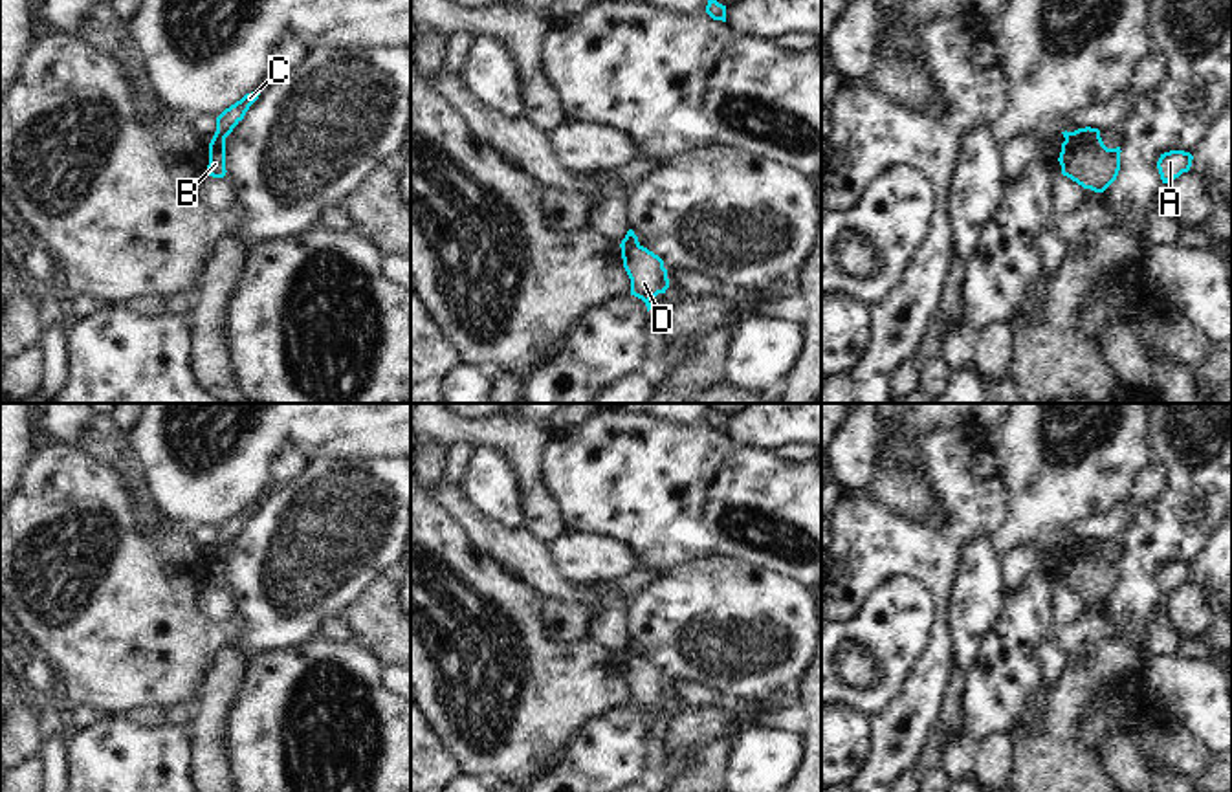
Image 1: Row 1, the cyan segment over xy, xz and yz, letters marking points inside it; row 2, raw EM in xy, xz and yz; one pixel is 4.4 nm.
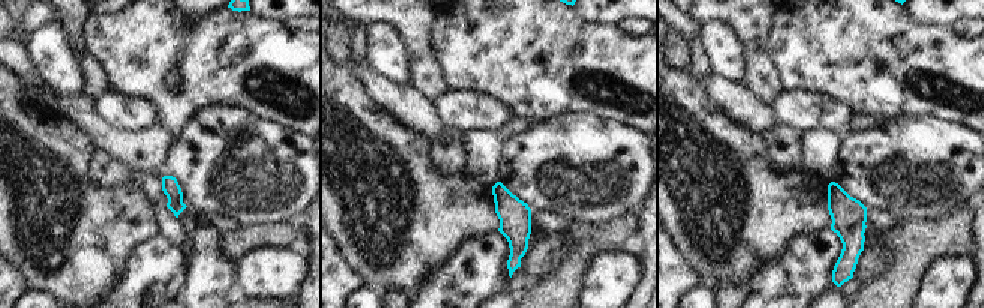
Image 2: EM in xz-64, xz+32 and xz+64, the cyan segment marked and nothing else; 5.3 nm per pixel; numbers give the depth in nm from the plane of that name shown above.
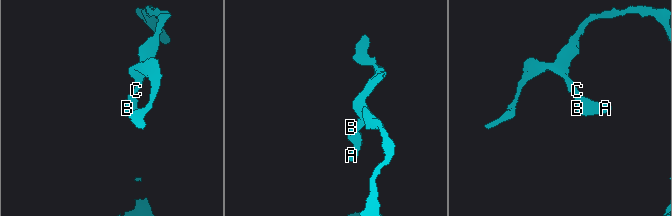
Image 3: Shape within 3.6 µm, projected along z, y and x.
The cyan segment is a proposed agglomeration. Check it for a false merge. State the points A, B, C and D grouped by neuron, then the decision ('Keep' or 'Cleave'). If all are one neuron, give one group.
Groups: A B D / C. Cleave

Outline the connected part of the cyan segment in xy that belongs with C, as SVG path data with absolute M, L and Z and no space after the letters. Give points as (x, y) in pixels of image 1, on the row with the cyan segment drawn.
M255 90L251 94L246 94L240 101L226 108L218 117L216 117L216 132L214 136L218 138L227 138L233 128L244 119L246 112L249 106L258 99L260 90Z

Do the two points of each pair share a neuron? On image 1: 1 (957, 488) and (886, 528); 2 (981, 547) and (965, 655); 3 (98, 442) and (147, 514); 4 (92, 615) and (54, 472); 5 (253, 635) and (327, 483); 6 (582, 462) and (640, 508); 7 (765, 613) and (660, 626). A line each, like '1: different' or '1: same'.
1: same
2: same
3: same
4: same
5: same
6: same
7: same

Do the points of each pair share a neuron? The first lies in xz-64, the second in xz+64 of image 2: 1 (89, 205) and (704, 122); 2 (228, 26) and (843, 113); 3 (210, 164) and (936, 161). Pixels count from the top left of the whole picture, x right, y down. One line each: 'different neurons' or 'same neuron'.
1: same neuron
2: different neurons
3: same neuron

